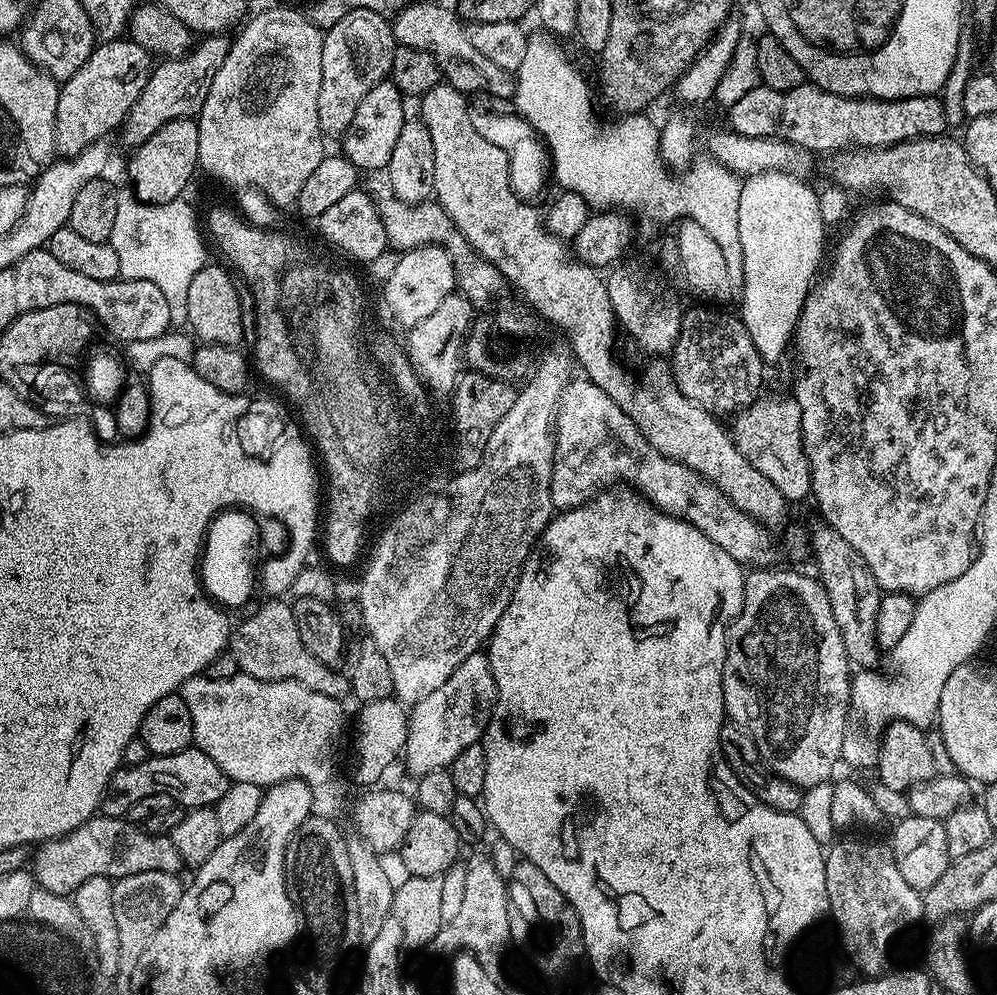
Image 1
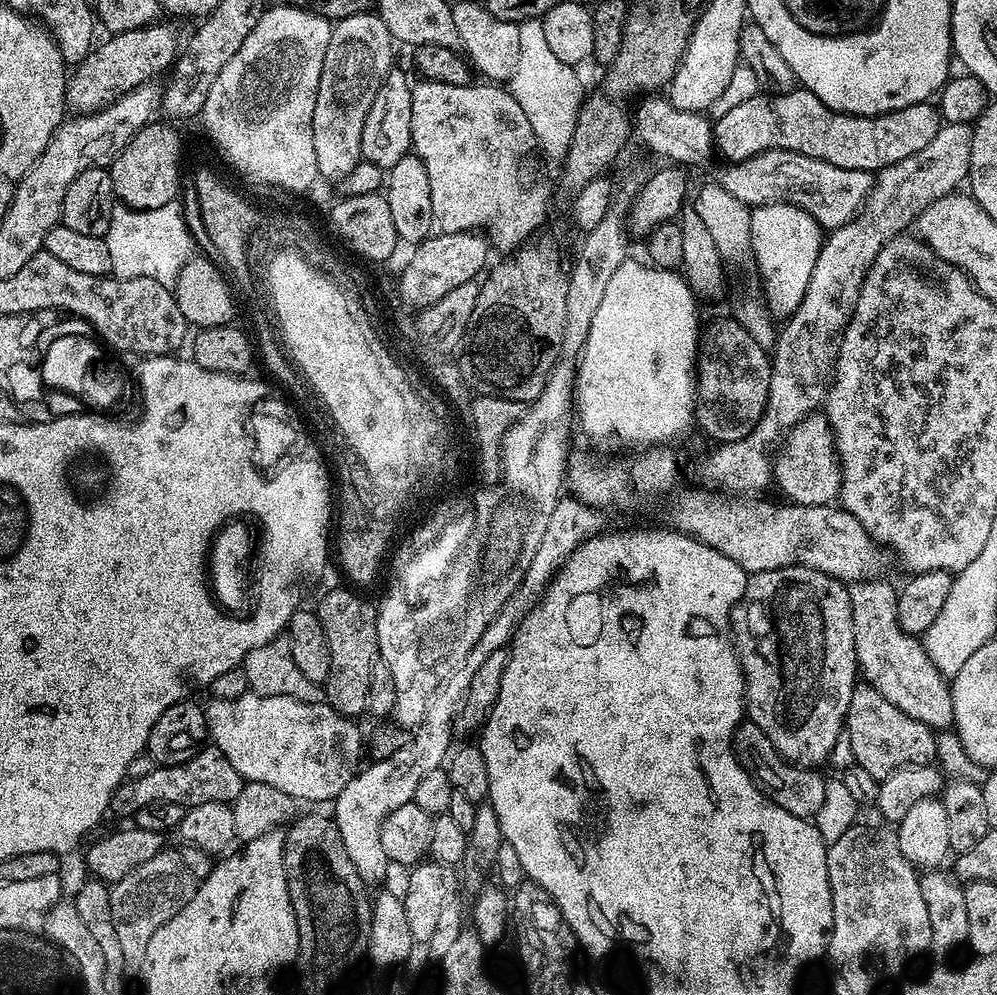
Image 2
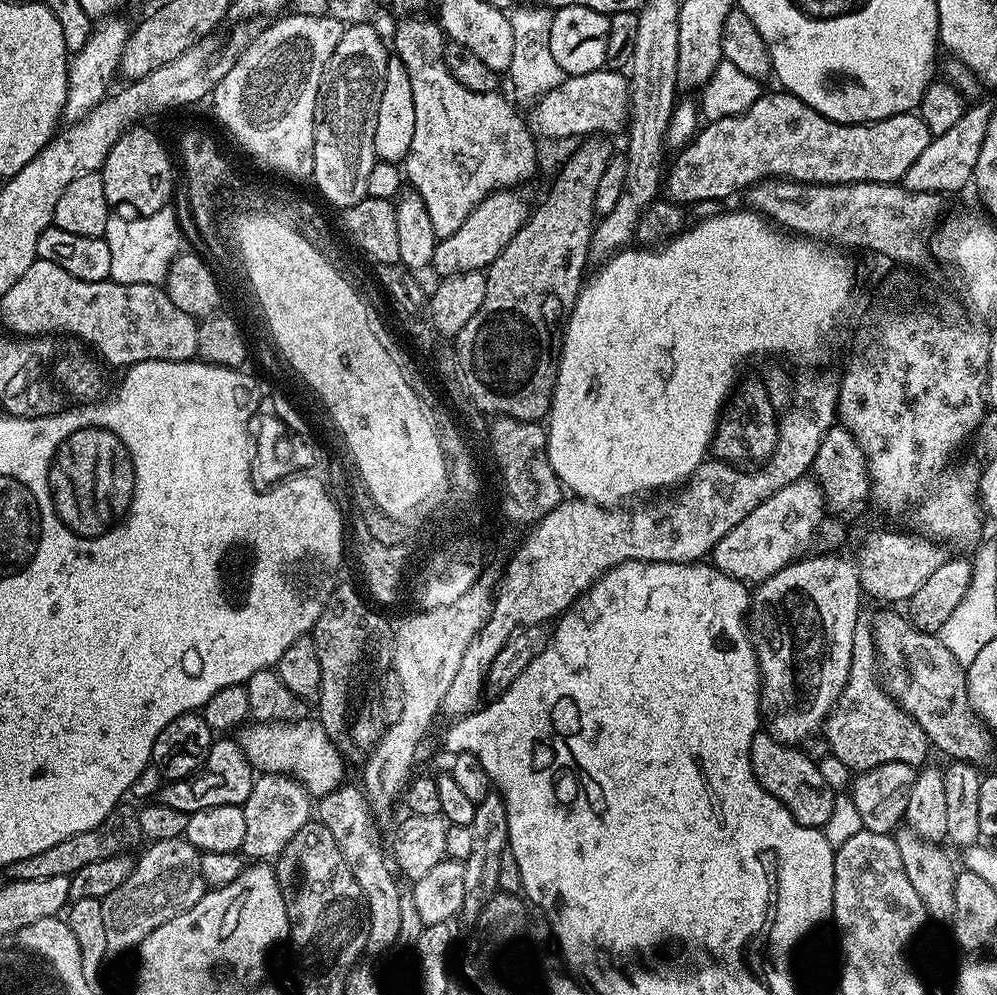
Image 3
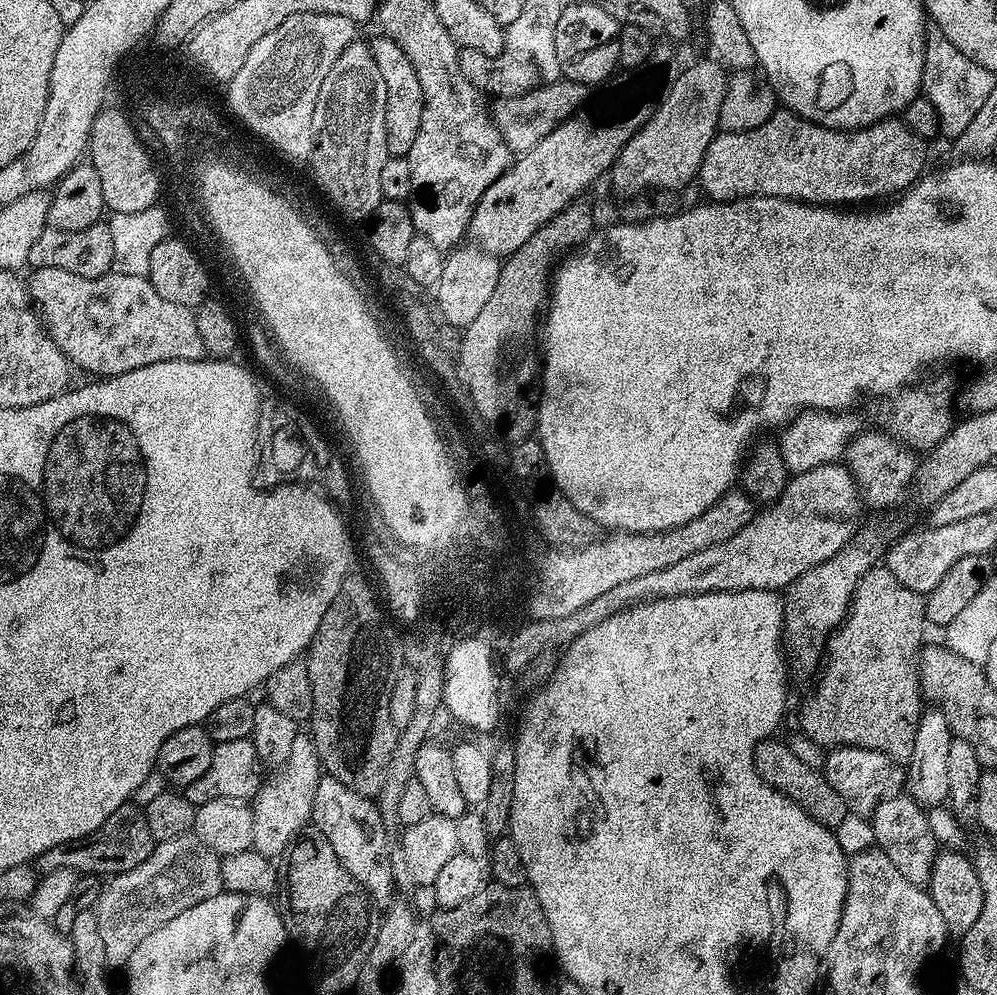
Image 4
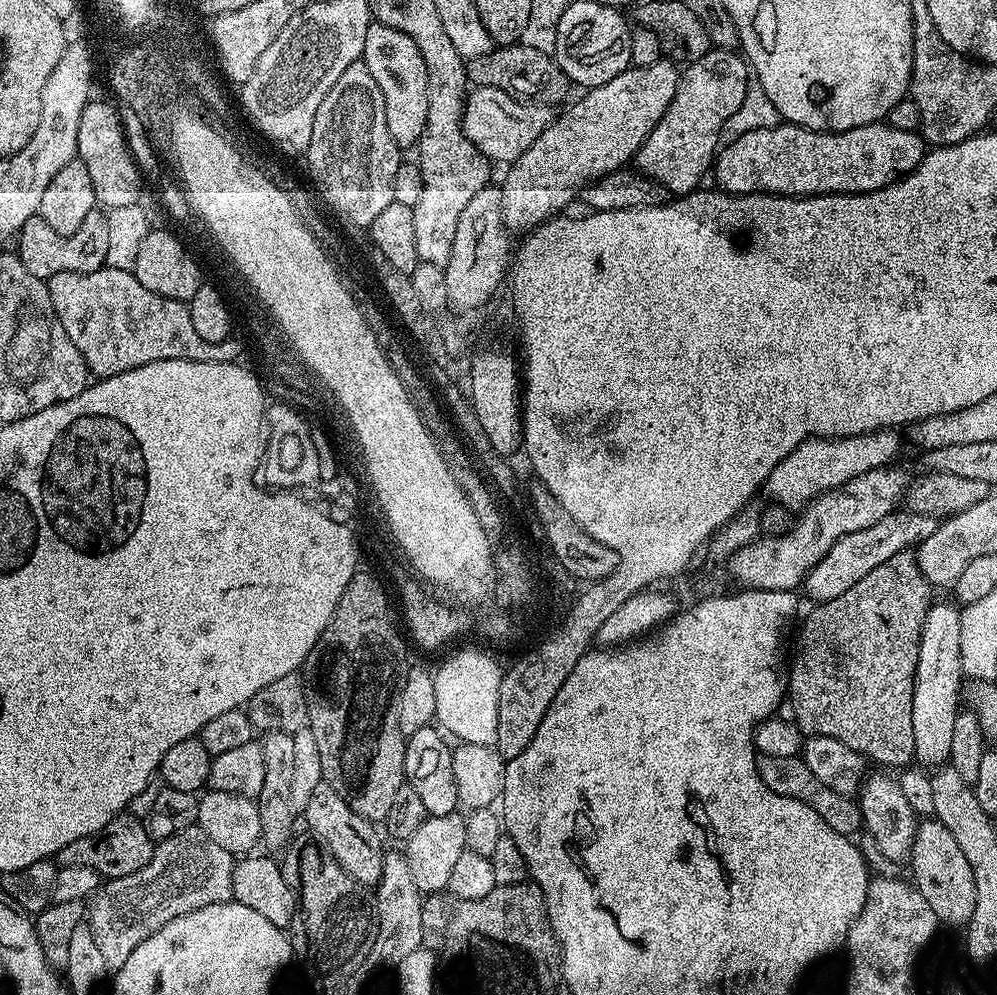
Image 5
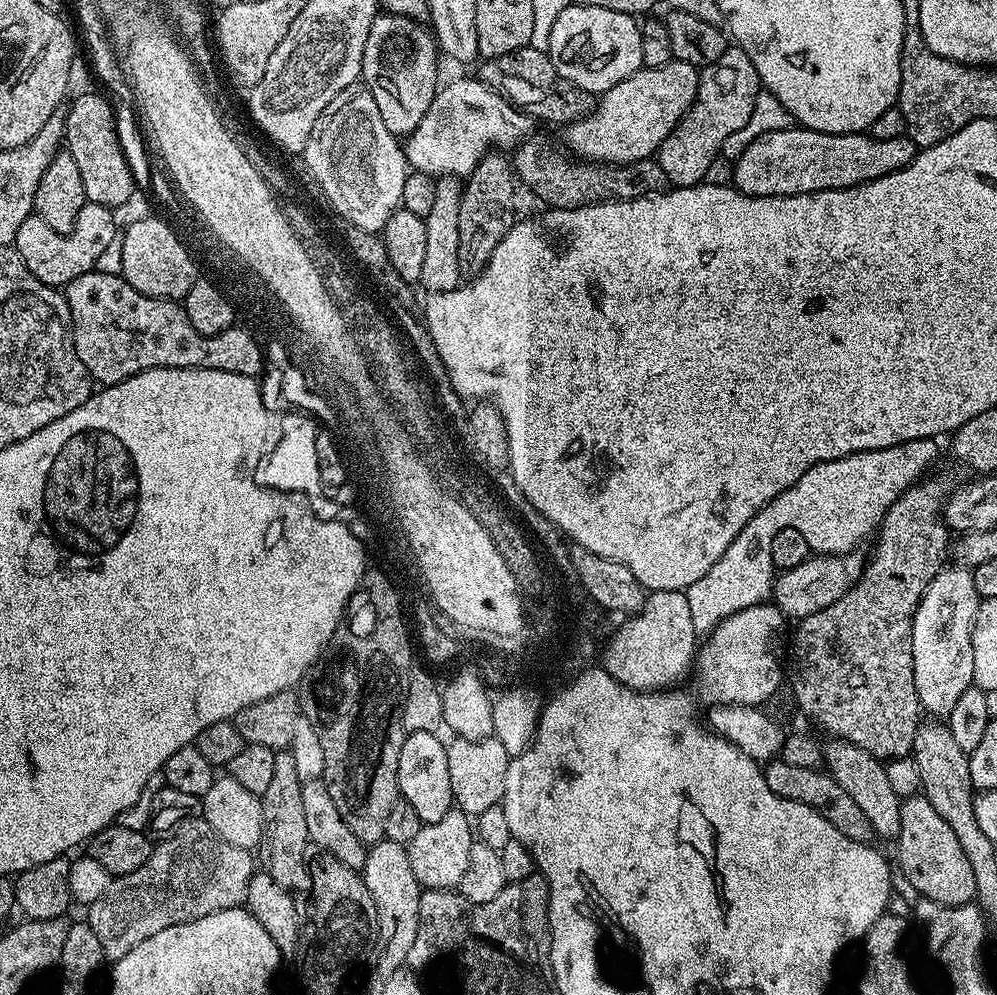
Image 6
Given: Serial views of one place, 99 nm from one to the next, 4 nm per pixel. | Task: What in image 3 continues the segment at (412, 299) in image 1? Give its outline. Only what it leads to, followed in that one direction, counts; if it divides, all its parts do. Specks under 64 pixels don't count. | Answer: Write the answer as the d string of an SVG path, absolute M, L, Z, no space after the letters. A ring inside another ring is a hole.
M505 190L503 192L491 192L490 195L486 197L486 199L478 205L477 208L472 211L470 214L470 218L466 222L462 222L462 226L458 226L458 230L454 230L454 234L452 236L443 237L436 245L436 253L434 254L434 258L432 259L432 264L434 265L434 269L436 268L437 277L443 278L446 276L453 276L454 274L458 274L459 272L478 272L481 270L486 270L491 266L494 262L494 258L498 258L498 254L502 254L502 250L506 245L510 242L510 238L514 238L514 234L518 234L518 230L522 230L522 226L527 222L528 217L530 215L530 204L527 204L526 201L523 200L522 197L519 196L519 191L516 190Z

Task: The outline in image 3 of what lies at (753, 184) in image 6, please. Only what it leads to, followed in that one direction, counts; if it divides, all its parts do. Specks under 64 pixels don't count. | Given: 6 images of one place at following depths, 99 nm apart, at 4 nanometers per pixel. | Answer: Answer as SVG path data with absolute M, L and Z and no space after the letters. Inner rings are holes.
M783 90L761 96L740 116L724 117L705 123L697 131L692 143L679 153L676 166L666 176L666 196L681 206L696 204L699 200L724 200L735 192L743 193L761 180L787 178L804 184L857 184L882 182L894 184L903 181L906 170L914 166L922 150L930 146L933 136L915 112L903 112L876 120L872 124L839 124L806 106L798 97Z

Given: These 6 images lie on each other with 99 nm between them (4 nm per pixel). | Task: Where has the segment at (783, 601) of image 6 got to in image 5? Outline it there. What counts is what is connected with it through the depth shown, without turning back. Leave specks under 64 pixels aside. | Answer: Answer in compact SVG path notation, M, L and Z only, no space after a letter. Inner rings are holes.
M897 510L886 514L886 518L874 522L874 526L866 526L866 530L854 530L854 534L846 534L830 546L830 550L814 567L808 571L804 579L802 592L812 599L812 602L823 602L838 598L838 594L846 594L854 582L866 578L874 566L882 566L882 562L890 562L894 554L919 546L930 534L934 534L937 517L927 516L911 510Z

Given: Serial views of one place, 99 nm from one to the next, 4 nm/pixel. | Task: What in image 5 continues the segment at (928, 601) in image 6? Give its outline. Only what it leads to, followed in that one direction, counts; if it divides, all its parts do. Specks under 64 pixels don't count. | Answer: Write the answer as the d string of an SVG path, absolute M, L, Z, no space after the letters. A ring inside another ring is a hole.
M933 603L924 619L924 629L918 646L918 666L914 674L914 757L924 770L935 770L950 761L950 741L954 722L962 711L962 622L961 609L955 603Z

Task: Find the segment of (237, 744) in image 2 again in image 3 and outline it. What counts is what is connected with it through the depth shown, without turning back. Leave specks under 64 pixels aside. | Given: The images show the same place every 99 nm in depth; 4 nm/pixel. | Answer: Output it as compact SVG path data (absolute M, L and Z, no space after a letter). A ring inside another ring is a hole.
M301 718L291 722L248 722L239 729L238 734L240 734L240 736L238 735L240 749L246 754L246 758L257 773L282 772L286 776L295 776L296 781L316 798L326 795L330 790L345 783L345 758L330 738L330 734L326 734L319 719Z

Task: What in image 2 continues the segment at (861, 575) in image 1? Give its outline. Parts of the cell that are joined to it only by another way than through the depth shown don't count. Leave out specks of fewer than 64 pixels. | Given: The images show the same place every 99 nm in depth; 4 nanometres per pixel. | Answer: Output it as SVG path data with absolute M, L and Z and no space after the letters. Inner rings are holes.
M877 578L856 582L848 588L850 610L854 622L856 667L863 683L870 685L886 702L898 706L910 718L928 728L941 730L953 727L954 706L949 681L934 666L930 654L917 637L906 634L898 626L897 589Z

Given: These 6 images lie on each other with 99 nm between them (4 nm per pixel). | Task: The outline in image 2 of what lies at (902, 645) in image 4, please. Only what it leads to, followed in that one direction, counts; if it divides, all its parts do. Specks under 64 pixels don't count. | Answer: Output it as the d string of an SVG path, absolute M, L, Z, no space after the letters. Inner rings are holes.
M861 683L854 690L848 707L846 744L848 740L854 763L862 766L862 770L868 771L876 781L885 780L890 773L907 764L932 764L936 756L936 736L933 729L886 702L886 698L870 685Z

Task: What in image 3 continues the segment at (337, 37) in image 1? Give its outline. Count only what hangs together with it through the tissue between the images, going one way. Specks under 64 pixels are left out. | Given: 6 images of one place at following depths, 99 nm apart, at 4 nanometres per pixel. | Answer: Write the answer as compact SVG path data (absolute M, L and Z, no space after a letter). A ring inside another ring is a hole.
M365 22L345 27L338 46L334 46L334 54L326 62L316 99L312 182L337 204L355 203L368 191L370 172L377 162L374 126L378 126L378 102L382 98L390 48L374 25Z

